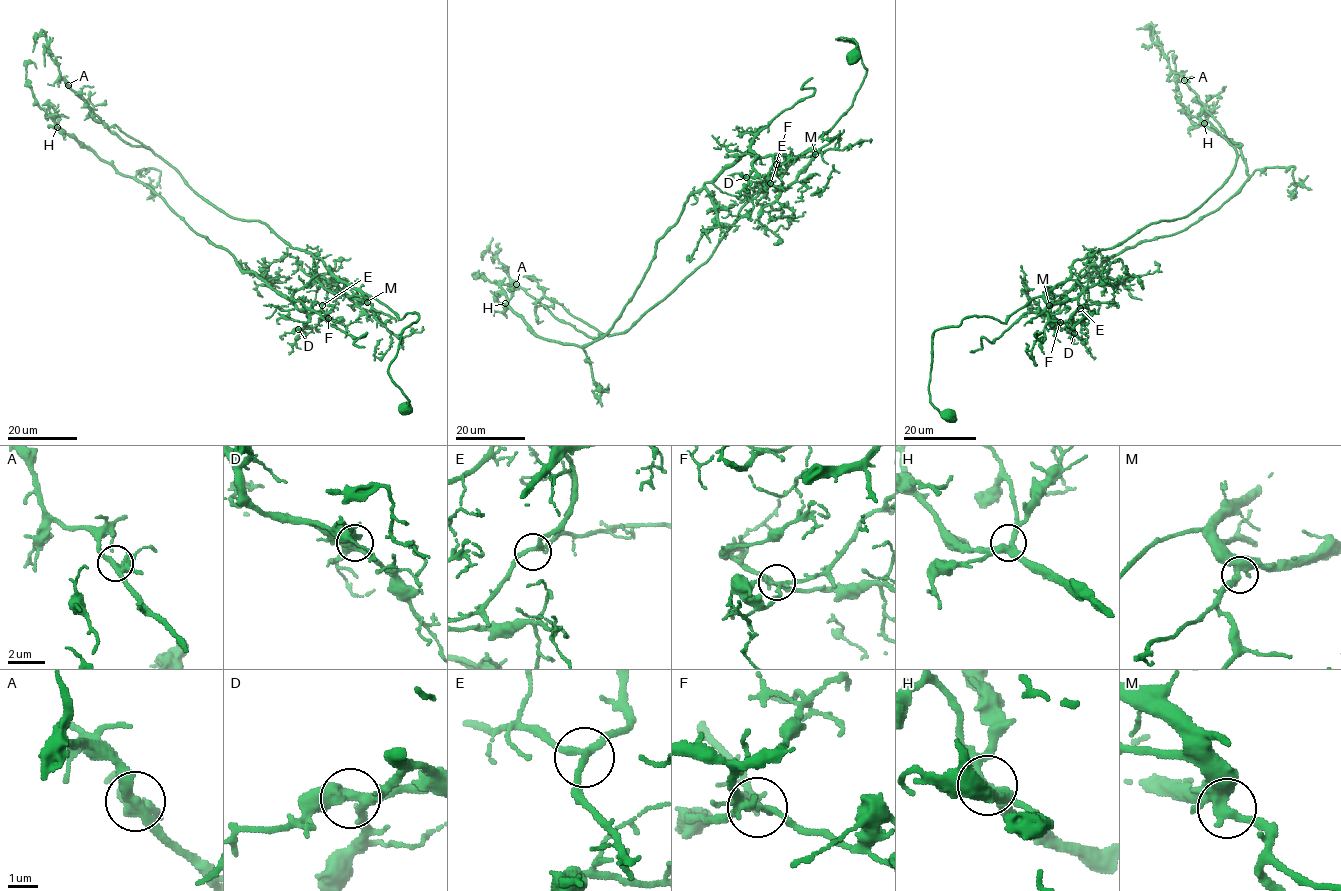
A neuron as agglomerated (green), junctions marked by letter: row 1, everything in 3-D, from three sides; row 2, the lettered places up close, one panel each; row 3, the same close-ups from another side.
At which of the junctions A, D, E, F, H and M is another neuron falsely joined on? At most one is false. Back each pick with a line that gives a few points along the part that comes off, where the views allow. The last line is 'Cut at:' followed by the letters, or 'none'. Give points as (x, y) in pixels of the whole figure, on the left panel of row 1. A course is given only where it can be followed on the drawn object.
F: Course of the part to remove: (327, 318), (296, 307), (196, 233), (156, 193), (66, 135), (32, 93), (26, 66), (36, 68)
Cut at: F

